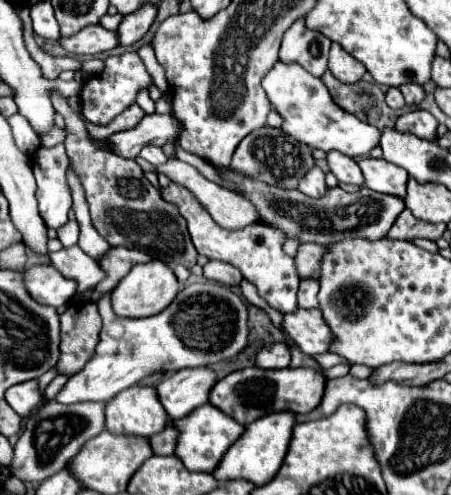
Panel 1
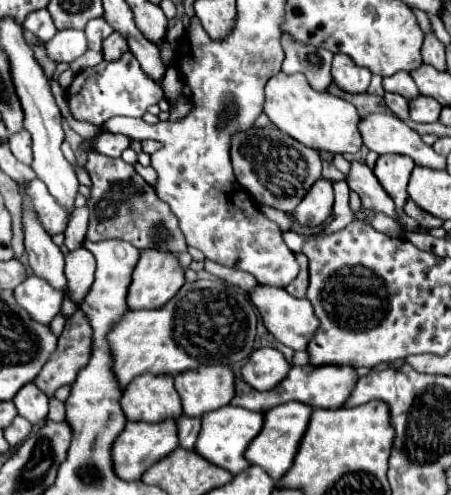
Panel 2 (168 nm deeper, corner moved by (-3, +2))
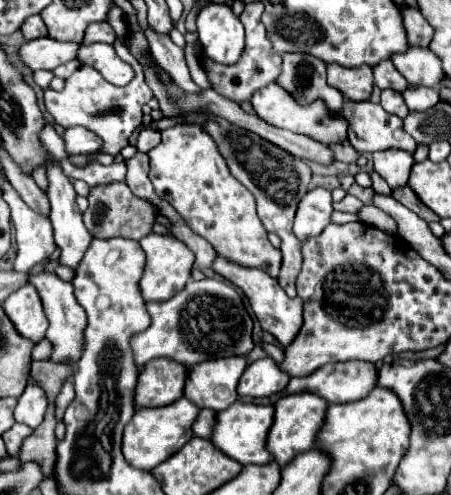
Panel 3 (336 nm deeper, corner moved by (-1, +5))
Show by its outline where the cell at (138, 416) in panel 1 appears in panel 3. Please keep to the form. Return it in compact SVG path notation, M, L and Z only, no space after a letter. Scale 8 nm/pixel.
M156 358L144 364L138 384L136 384L136 404L140 408L156 408L176 402L184 394L184 382L188 376L188 366Z

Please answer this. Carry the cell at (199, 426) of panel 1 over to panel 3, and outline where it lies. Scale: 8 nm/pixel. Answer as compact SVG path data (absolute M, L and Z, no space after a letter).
M234 402L230 408L226 408L218 414L212 442L216 444L216 448L220 448L224 454L228 454L230 458L238 460L244 466L246 464L268 464L272 460L272 454L266 452L266 436L268 436L272 422L274 422L272 406Z

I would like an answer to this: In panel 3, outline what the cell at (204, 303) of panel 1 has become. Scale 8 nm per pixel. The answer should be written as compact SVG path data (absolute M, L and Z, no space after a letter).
M190 280L182 292L164 302L148 302L152 324L140 336L132 338L132 350L138 368L154 358L172 358L182 364L198 364L212 358L246 356L252 352L254 322L246 312L236 288L224 280Z

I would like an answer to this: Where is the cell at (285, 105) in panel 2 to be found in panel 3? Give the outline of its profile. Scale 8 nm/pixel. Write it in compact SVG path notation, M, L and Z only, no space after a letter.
M276 82L258 90L250 102L252 102L256 116L260 116L264 122L268 122L276 128L284 128L284 130L290 130L296 134L306 134L306 136L312 136L314 140L324 140L326 144L336 144L336 142L346 138L346 126L348 124L344 124L340 114L338 116L326 116L326 108L320 102L300 108L296 104L296 100L292 100L292 96L288 96L288 92L284 92L284 88L280 88Z

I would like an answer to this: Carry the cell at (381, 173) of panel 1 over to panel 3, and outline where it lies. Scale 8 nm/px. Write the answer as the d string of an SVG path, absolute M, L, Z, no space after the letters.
M382 150L372 154L374 170L388 182L390 188L404 186L410 176L410 168L414 164L412 154L406 150Z

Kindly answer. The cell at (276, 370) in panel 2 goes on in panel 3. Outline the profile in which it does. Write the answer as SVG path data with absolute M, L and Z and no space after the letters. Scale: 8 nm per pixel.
M272 358L256 360L252 362L246 372L242 374L238 382L238 394L240 396L272 396L276 392L282 392L288 384L288 376L276 368L276 362Z

